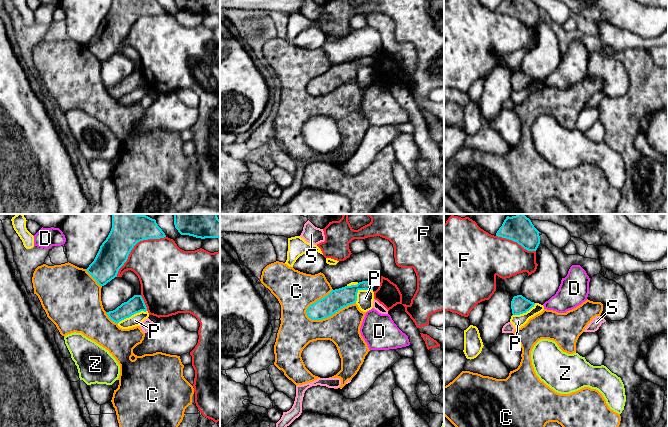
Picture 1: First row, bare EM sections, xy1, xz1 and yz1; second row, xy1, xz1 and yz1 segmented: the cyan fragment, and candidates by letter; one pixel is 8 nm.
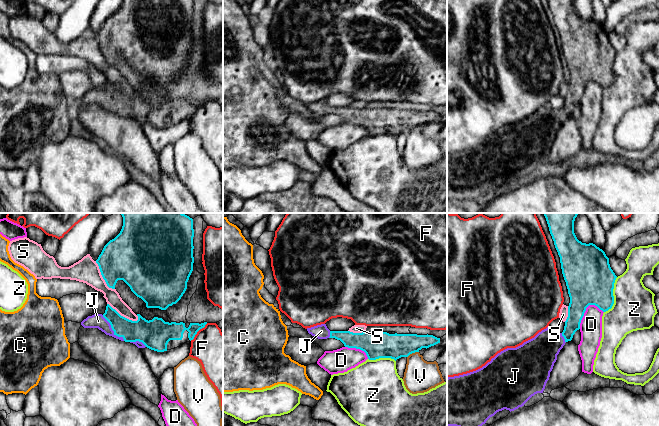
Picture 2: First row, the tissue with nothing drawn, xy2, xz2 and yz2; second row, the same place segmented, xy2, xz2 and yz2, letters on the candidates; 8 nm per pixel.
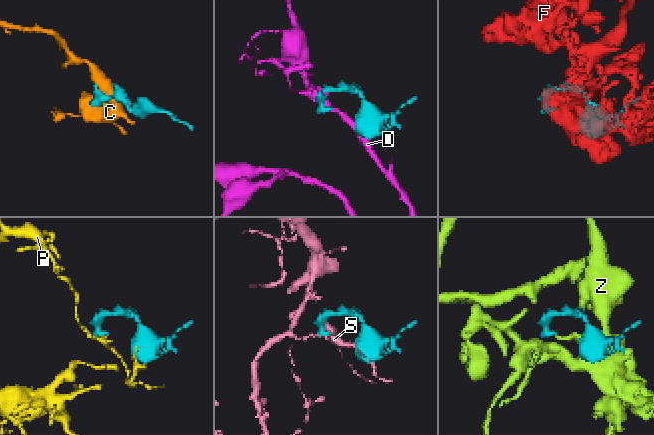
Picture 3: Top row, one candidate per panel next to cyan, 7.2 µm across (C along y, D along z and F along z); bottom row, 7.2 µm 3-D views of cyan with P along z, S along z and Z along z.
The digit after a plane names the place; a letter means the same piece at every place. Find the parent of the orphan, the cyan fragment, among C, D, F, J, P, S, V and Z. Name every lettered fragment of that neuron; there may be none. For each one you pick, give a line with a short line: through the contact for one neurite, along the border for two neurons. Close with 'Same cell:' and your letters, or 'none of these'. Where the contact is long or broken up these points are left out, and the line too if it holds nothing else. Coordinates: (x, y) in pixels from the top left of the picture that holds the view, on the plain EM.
Same cell: J

